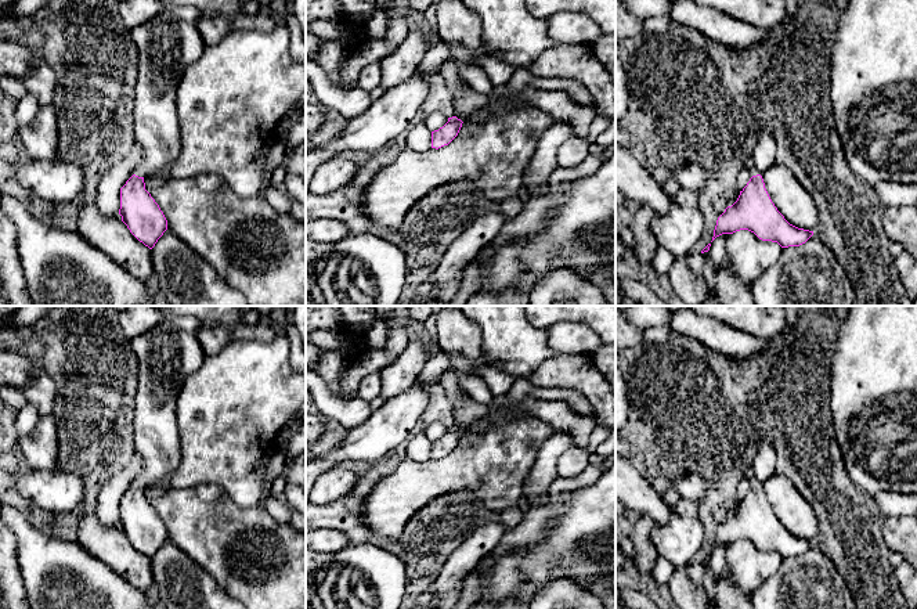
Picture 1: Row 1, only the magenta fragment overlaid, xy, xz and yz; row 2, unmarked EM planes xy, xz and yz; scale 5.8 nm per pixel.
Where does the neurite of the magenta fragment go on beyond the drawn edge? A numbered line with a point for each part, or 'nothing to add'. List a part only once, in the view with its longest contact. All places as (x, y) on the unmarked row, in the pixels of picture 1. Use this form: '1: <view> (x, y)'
1: xy (168, 355)

